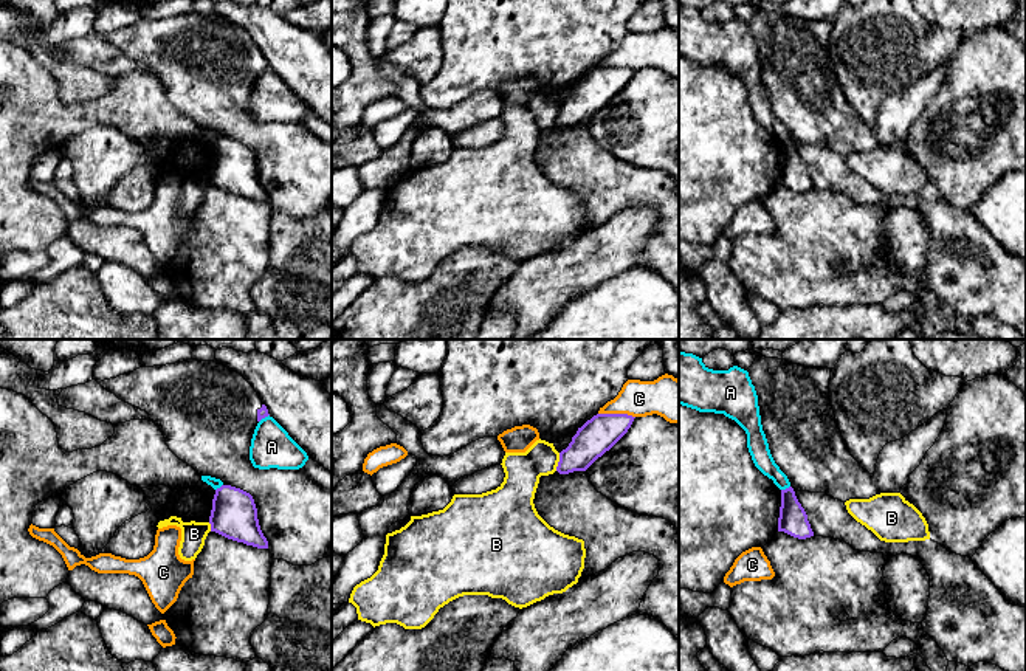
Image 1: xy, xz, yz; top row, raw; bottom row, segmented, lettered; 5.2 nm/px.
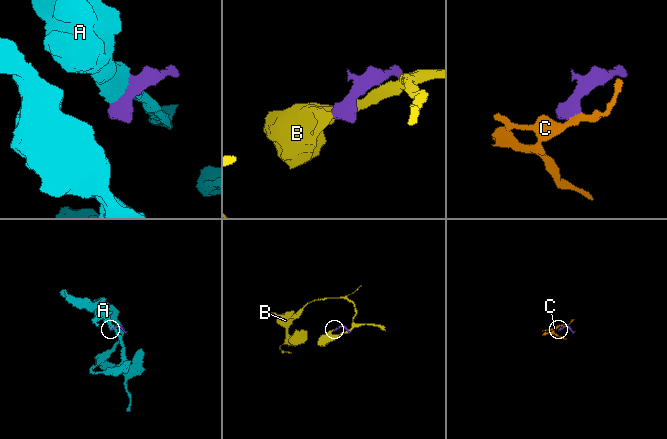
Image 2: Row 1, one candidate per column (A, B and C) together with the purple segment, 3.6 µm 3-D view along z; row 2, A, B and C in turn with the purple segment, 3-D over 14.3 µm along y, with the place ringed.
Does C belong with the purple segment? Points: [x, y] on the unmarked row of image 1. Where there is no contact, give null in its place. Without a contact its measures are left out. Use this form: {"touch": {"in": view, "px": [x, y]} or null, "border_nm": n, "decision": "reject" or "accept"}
{"touch": {"in": "xz", "px": [617, 67]}, "border_nm": 190, "decision": "reject"}

